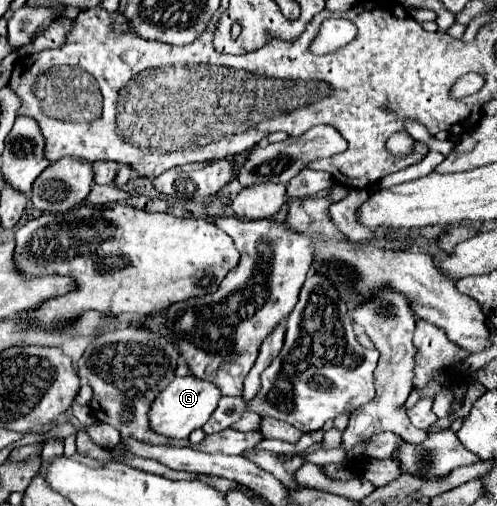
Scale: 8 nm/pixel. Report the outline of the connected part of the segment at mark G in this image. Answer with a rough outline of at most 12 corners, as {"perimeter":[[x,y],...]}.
{"perimeter":[[174,378],[148,410],[150,428],[186,440],[222,398],[200,378]]}

